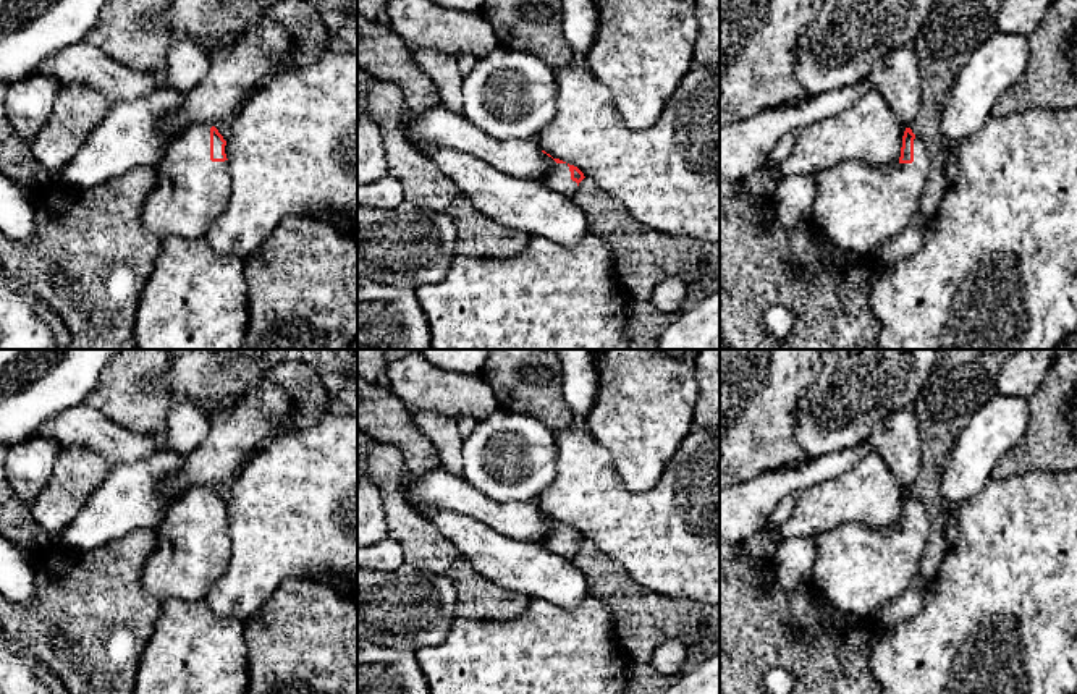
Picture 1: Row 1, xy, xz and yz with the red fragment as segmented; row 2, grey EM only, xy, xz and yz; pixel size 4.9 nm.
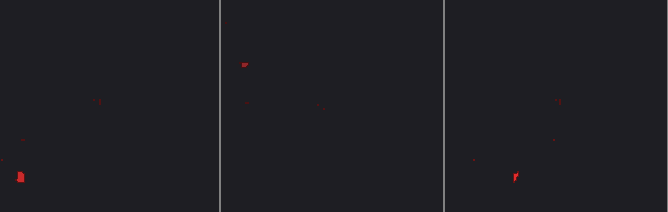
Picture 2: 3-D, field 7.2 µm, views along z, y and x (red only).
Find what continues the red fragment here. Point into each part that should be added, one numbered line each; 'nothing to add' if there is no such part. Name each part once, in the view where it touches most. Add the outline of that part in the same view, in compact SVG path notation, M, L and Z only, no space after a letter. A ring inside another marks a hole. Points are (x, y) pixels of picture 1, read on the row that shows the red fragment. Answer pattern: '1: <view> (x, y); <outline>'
1: xy (191, 193); M191 125L176 134L157 170L157 184L149 194L141 225L158 238L207 238L225 212L233 183L228 160L210 160L212 125Z

